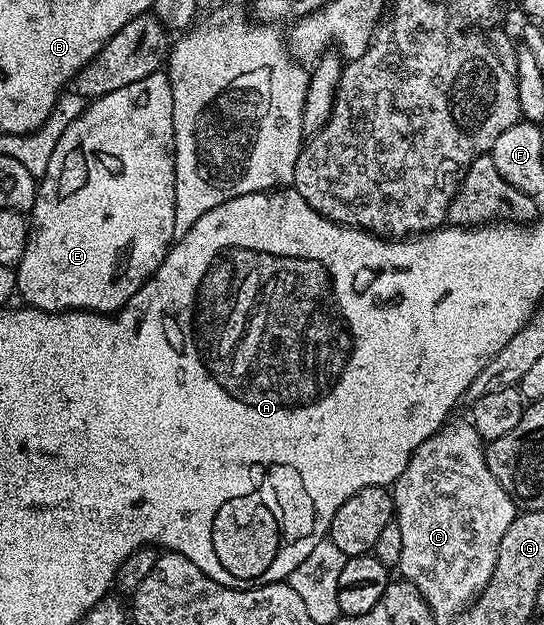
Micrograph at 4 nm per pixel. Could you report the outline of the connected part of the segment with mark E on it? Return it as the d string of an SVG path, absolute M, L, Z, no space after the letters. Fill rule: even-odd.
M165 70L153 71L148 77L140 77L140 81L132 81L132 85L124 85L124 89L116 89L104 97L87 102L86 108L64 129L64 137L60 137L56 150L52 152L52 161L48 161L48 169L40 177L38 195L34 198L34 207L28 213L32 224L28 233L28 245L24 245L24 257L16 268L16 291L21 302L28 307L41 311L100 311L113 313L124 306L156 273L156 269L164 261L176 236L176 169L174 168L174 126L172 125L172 85L170 76Z

